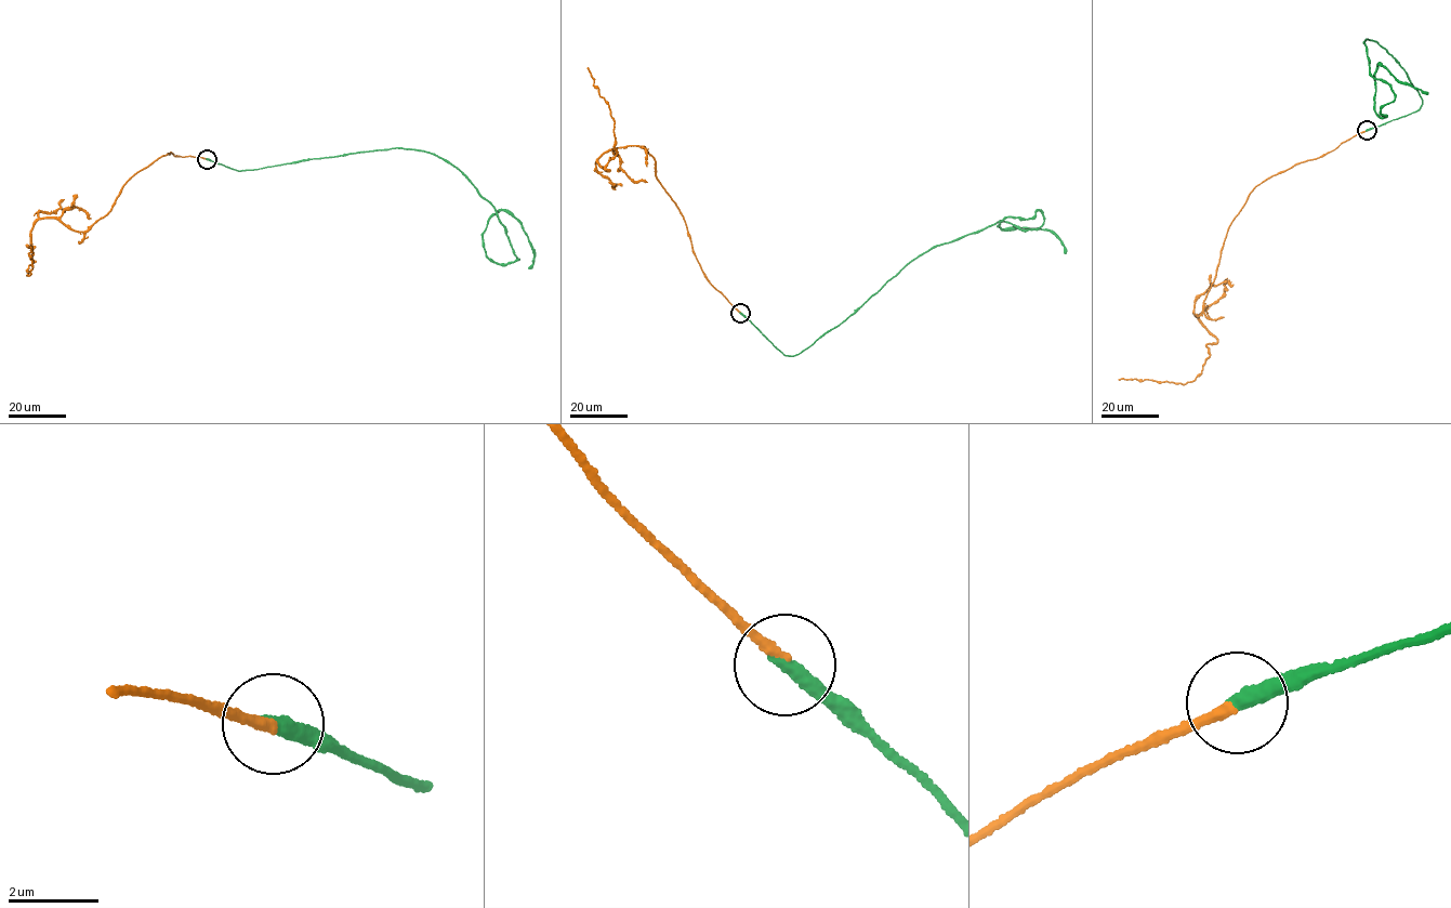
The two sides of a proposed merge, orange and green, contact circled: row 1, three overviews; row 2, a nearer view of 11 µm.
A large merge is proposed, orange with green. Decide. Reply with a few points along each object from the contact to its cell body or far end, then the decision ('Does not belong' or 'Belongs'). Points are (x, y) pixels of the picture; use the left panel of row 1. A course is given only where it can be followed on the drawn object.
Course of orange: (207, 158), (171, 152), (157, 159), (82, 232), (39, 219), (29, 237), (28, 276), (30, 247). Course of green: (207, 158), (239, 171), (429, 152), (495, 208), (518, 259), (490, 261), (483, 233), (509, 211), (528, 268). Belongs

